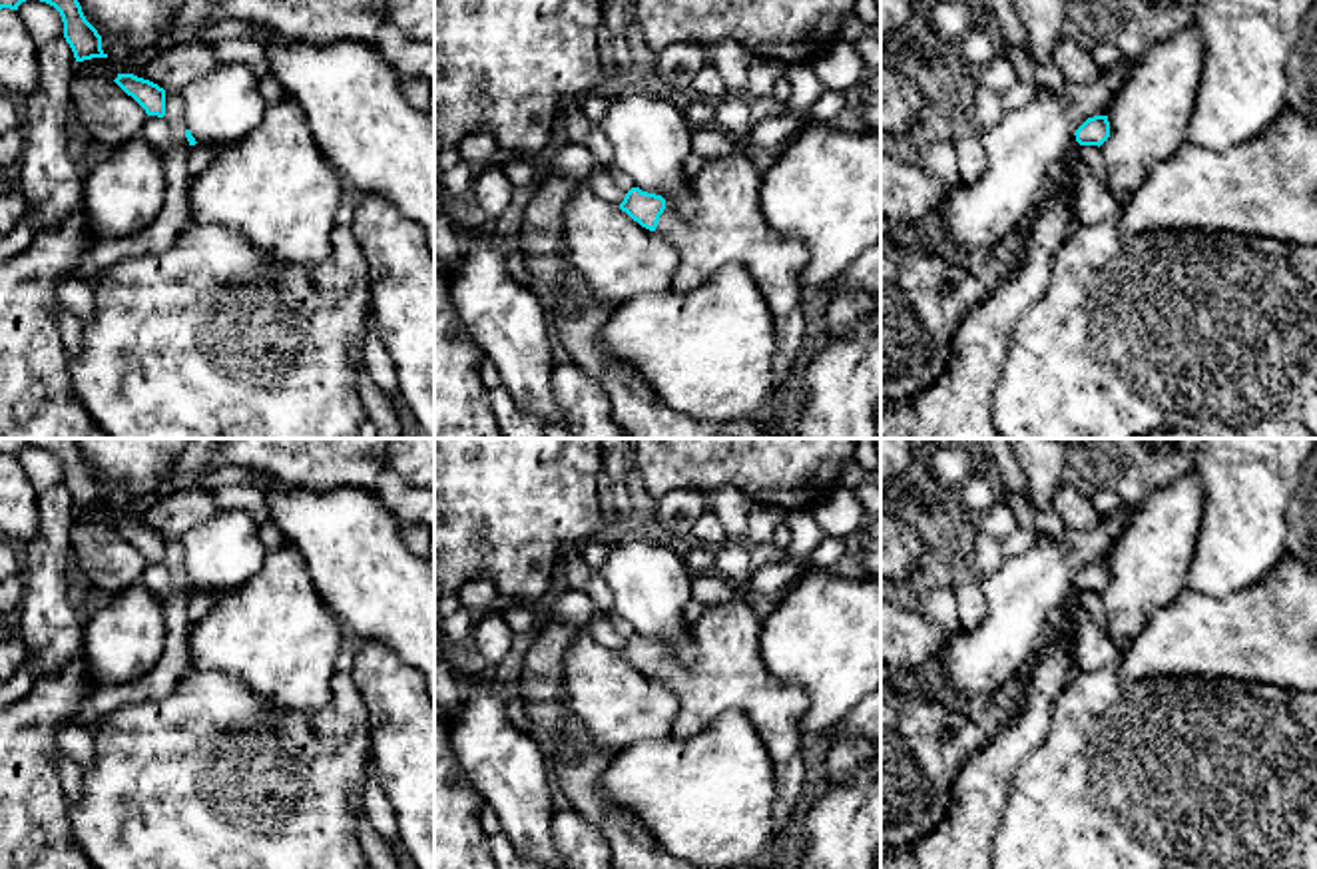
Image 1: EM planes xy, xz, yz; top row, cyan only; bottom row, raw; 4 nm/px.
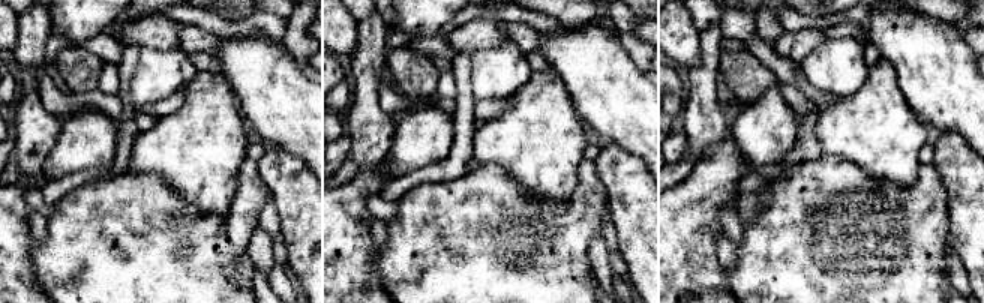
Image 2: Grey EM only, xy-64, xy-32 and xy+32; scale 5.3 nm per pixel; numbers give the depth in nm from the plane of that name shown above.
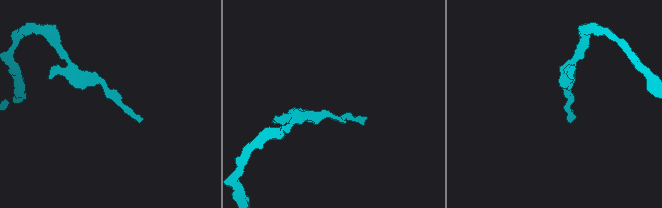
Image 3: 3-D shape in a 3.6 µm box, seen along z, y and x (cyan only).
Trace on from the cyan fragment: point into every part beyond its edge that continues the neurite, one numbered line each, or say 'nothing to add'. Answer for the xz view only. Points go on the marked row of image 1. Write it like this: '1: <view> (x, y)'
1: xz (728, 228)

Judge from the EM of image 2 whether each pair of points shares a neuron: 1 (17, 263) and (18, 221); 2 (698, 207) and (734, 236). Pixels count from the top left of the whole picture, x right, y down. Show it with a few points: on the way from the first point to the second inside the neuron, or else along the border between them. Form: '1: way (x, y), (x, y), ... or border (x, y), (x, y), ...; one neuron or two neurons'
1: way (17, 252), (17, 231); one neuron
2: border (735, 206), (726, 206), (717, 213), (722, 230); two neurons

